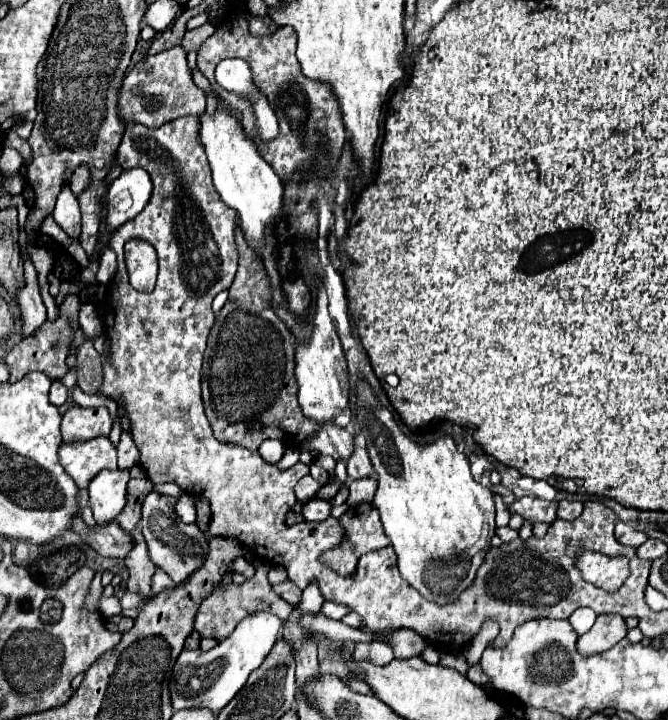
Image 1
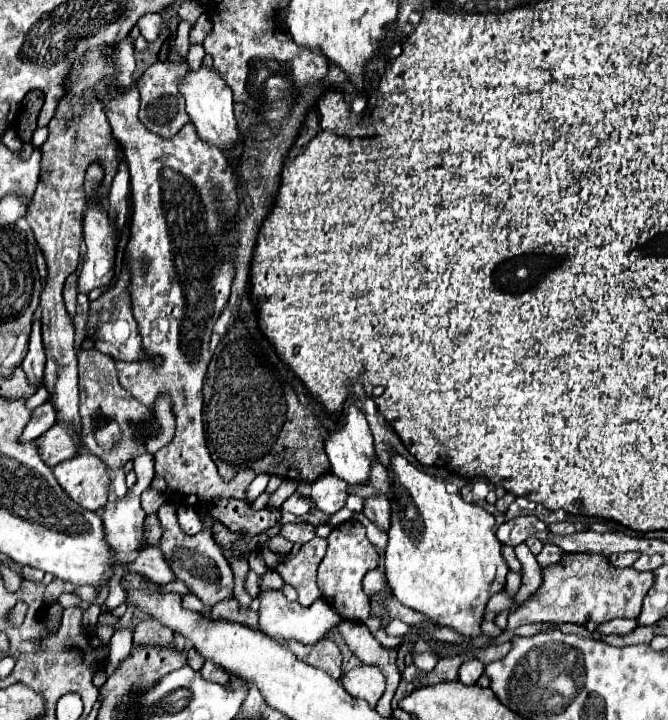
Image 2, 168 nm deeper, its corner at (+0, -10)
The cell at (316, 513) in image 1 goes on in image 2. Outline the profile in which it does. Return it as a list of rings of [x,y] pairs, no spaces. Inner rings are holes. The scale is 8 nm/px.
[[[300,521],[300,523],[288,523],[288,525],[282,525],[280,533],[292,541],[292,543],[298,543],[298,545],[304,545],[308,543],[314,535],[316,535],[316,527],[312,523],[306,523],[306,521]]]

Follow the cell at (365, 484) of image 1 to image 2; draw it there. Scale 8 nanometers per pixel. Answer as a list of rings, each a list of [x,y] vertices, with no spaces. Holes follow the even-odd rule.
[[[356,513],[354,515],[358,521],[362,521],[364,523],[364,527],[366,527],[366,531],[368,531],[368,539],[378,547],[378,551],[380,553],[384,553],[384,549],[386,549],[386,545],[388,543],[388,535],[384,529],[380,529],[372,519],[368,519],[364,513]]]

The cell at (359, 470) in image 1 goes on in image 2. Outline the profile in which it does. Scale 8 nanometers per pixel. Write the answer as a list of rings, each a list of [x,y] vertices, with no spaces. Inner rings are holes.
[[[376,493],[376,495],[366,497],[366,499],[364,499],[364,509],[362,509],[362,513],[364,513],[368,519],[376,521],[382,529],[388,531],[388,527],[390,527],[390,519],[388,519],[388,517],[390,517],[390,503],[388,503],[386,495]]]

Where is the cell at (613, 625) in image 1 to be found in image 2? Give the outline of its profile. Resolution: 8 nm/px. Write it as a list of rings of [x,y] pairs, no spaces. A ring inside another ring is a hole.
[[[614,619],[614,621],[606,621],[602,625],[598,625],[594,629],[594,633],[598,635],[624,635],[624,633],[630,633],[634,631],[638,623],[636,621],[628,621],[628,619]]]

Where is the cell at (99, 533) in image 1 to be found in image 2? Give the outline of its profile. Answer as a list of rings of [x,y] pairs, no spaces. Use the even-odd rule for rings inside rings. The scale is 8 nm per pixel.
[[[142,547],[142,551],[138,551],[138,557],[130,563],[126,563],[126,567],[130,567],[134,573],[140,573],[140,575],[146,575],[150,581],[154,583],[170,583],[174,581],[174,575],[170,571],[170,567],[166,565],[162,553],[158,547]]]

